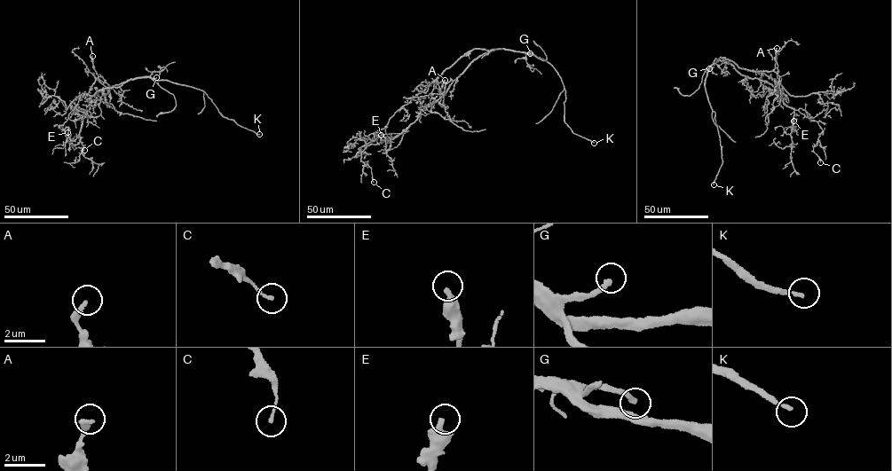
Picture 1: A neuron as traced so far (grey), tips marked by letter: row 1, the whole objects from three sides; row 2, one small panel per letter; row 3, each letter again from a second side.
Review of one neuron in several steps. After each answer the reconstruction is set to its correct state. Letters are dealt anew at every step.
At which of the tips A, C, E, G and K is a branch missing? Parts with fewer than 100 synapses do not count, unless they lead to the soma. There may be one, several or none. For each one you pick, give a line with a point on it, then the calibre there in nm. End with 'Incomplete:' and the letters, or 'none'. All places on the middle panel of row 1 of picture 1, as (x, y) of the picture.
G: at (530, 53); 240 nm thick
K: at (594, 143); 150 nm thick
Incomplete: G, K

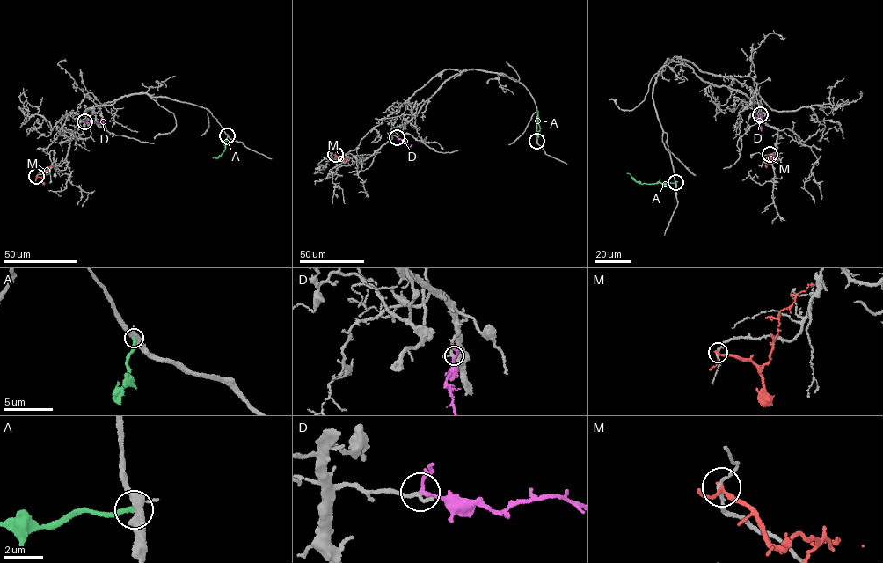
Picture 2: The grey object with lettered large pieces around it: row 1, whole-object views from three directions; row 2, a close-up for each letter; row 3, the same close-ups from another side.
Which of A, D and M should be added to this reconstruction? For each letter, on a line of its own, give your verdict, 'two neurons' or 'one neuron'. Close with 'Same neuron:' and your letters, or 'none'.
A: two neurons
D: one neuron
M: two neurons
Same neuron: D

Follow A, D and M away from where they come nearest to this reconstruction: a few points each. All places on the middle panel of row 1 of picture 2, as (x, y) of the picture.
A: (536, 141), (540, 128), (536, 110)
D: (397, 137), (409, 146), (412, 144)
M: (335, 154), (339, 158), (349, 160)

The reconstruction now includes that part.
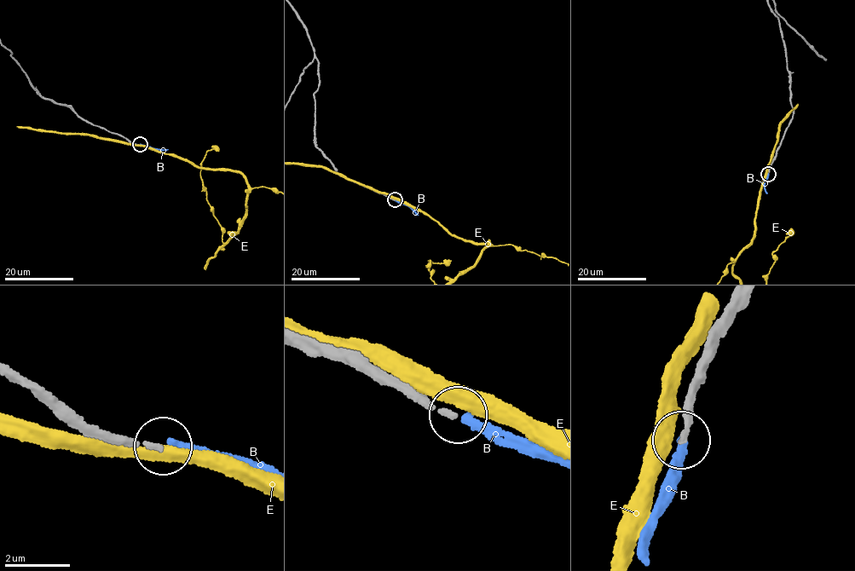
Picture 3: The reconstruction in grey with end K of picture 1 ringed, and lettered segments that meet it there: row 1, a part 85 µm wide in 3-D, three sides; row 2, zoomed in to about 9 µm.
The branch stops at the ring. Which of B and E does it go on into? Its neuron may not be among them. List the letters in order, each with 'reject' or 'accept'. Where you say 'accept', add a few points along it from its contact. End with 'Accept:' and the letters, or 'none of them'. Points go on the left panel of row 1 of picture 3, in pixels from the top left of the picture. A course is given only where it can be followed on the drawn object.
B: reject
E: reject
Accept: none of them

